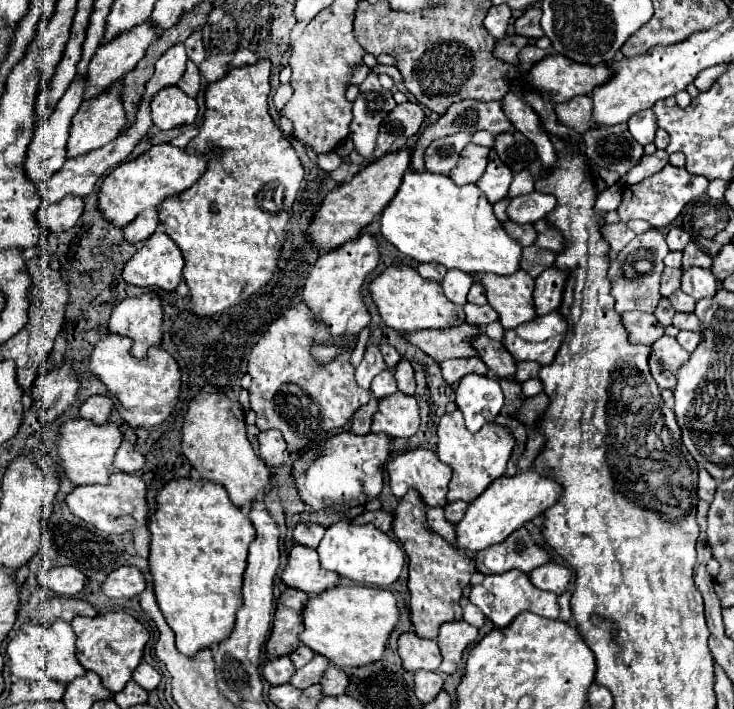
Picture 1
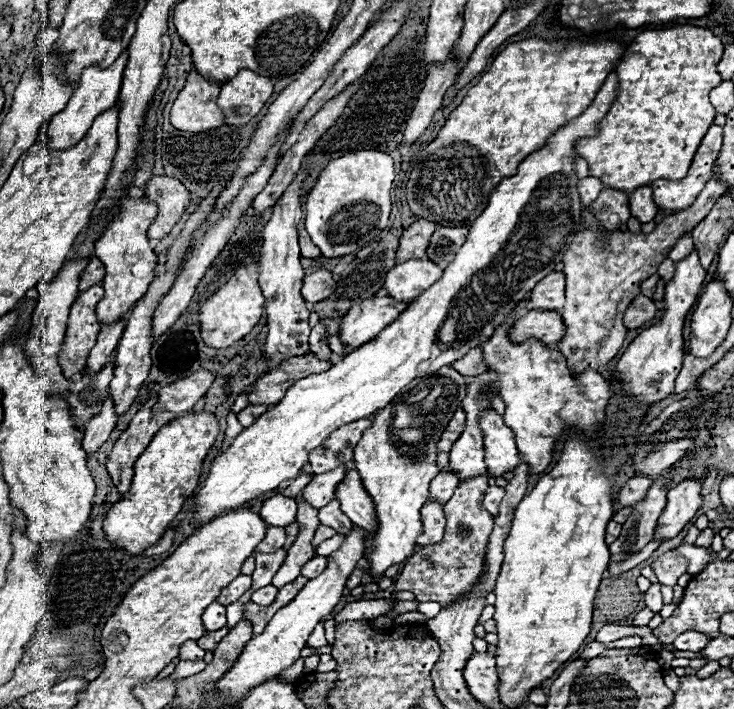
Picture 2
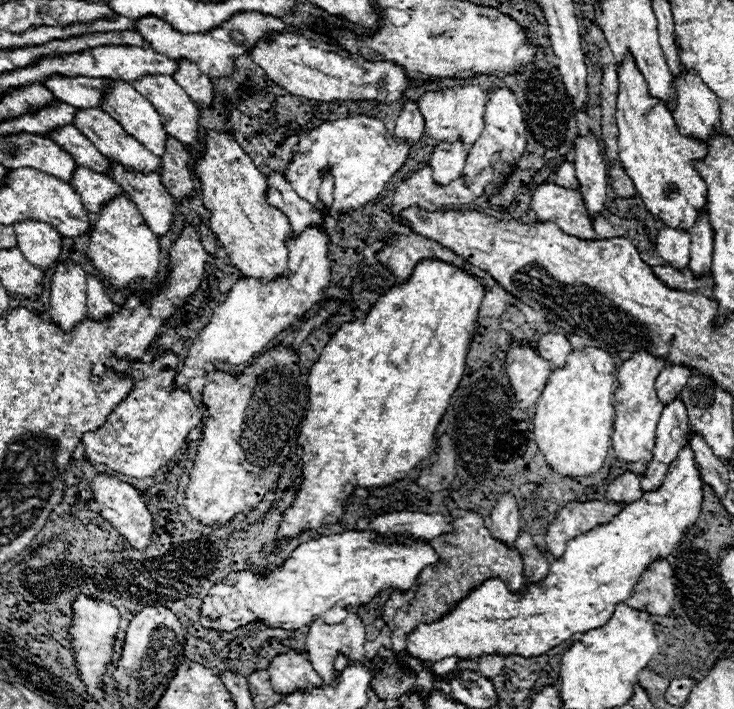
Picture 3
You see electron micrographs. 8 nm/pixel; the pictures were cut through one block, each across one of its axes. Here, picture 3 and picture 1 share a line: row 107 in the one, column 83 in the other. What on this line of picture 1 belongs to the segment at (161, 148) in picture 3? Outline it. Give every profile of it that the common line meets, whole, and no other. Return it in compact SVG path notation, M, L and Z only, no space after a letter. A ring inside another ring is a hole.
M116 80L116 82L112 82L112 88L106 88L100 94L84 100L84 104L80 104L76 116L72 118L72 132L68 138L68 156L70 158L86 154L94 148L100 148L122 132L122 128L126 124L126 112L122 106L122 88L124 88L124 82Z

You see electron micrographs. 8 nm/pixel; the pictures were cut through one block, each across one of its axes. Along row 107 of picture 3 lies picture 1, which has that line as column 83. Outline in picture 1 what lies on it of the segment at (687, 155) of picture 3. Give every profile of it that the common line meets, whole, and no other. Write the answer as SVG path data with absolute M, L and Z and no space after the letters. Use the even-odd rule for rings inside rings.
M108 612L108 614L94 616L94 618L74 618L72 628L78 636L76 656L80 664L86 670L94 670L102 678L104 686L108 686L108 690L120 692L130 680L132 670L142 660L144 646L150 638L148 630L134 616L126 612Z

